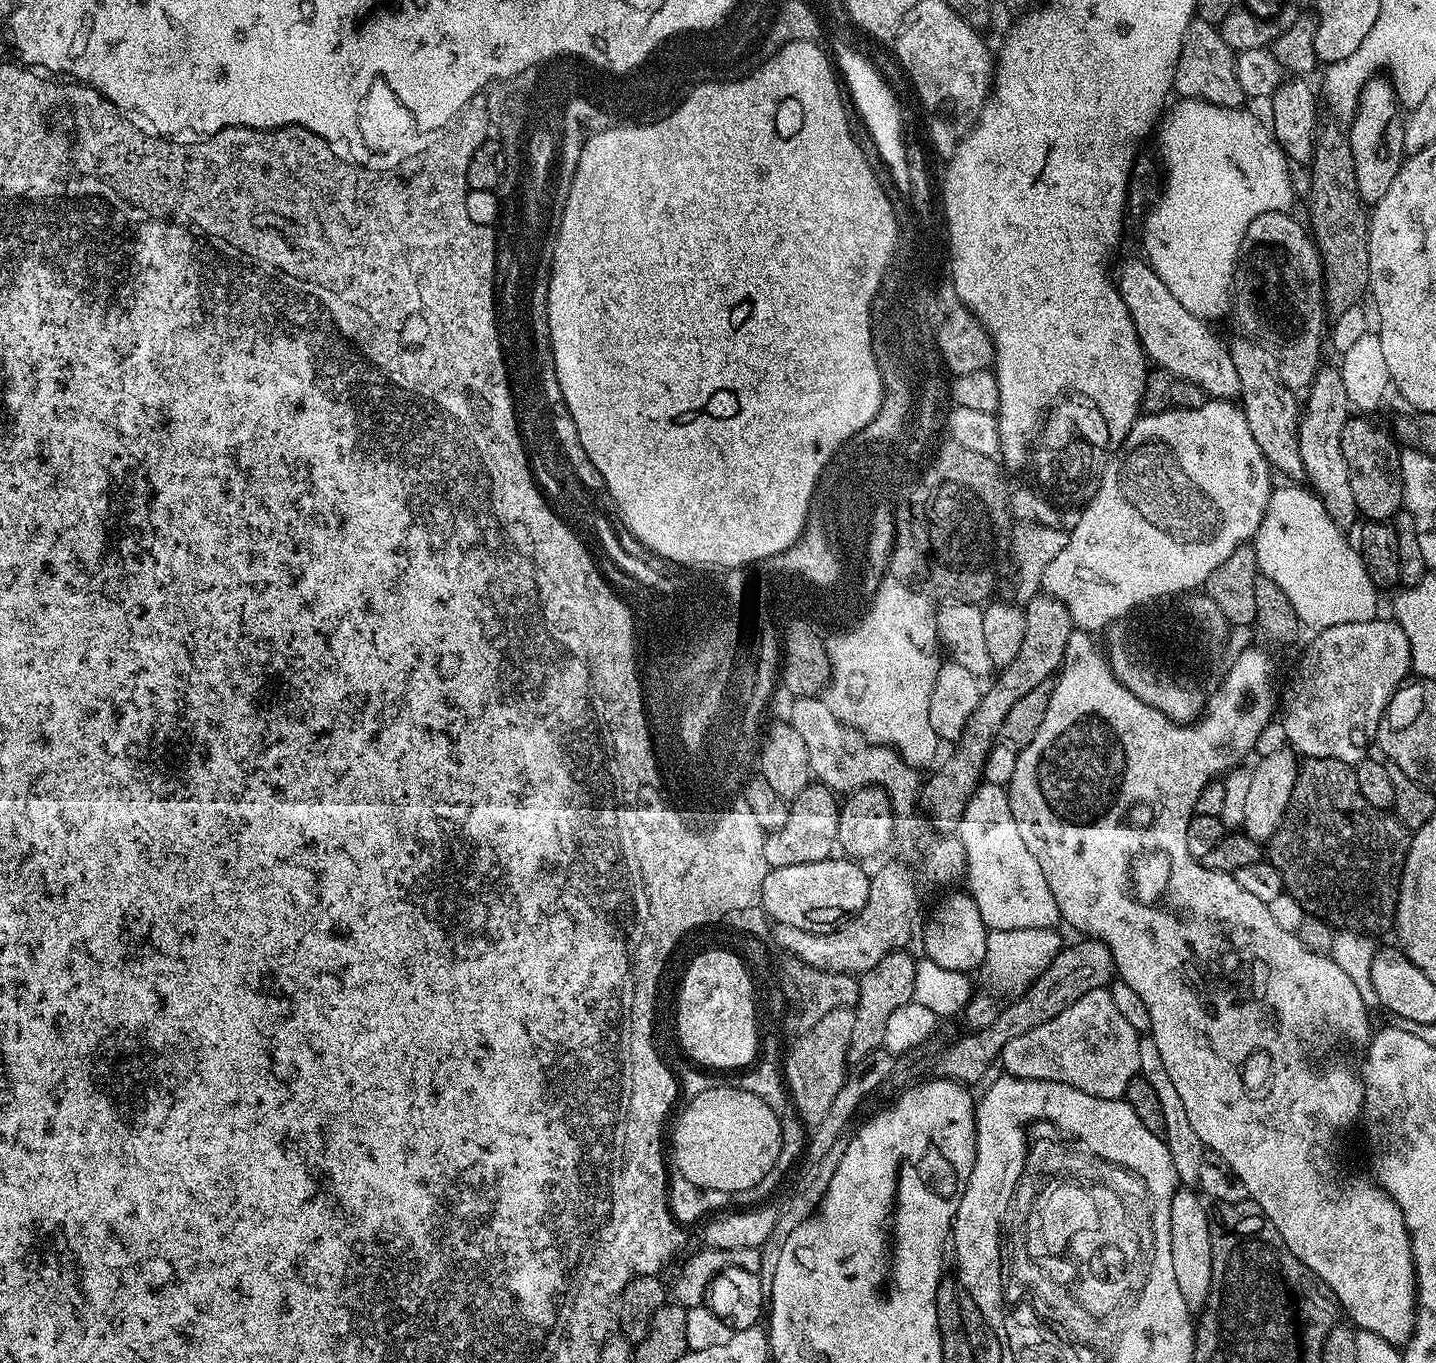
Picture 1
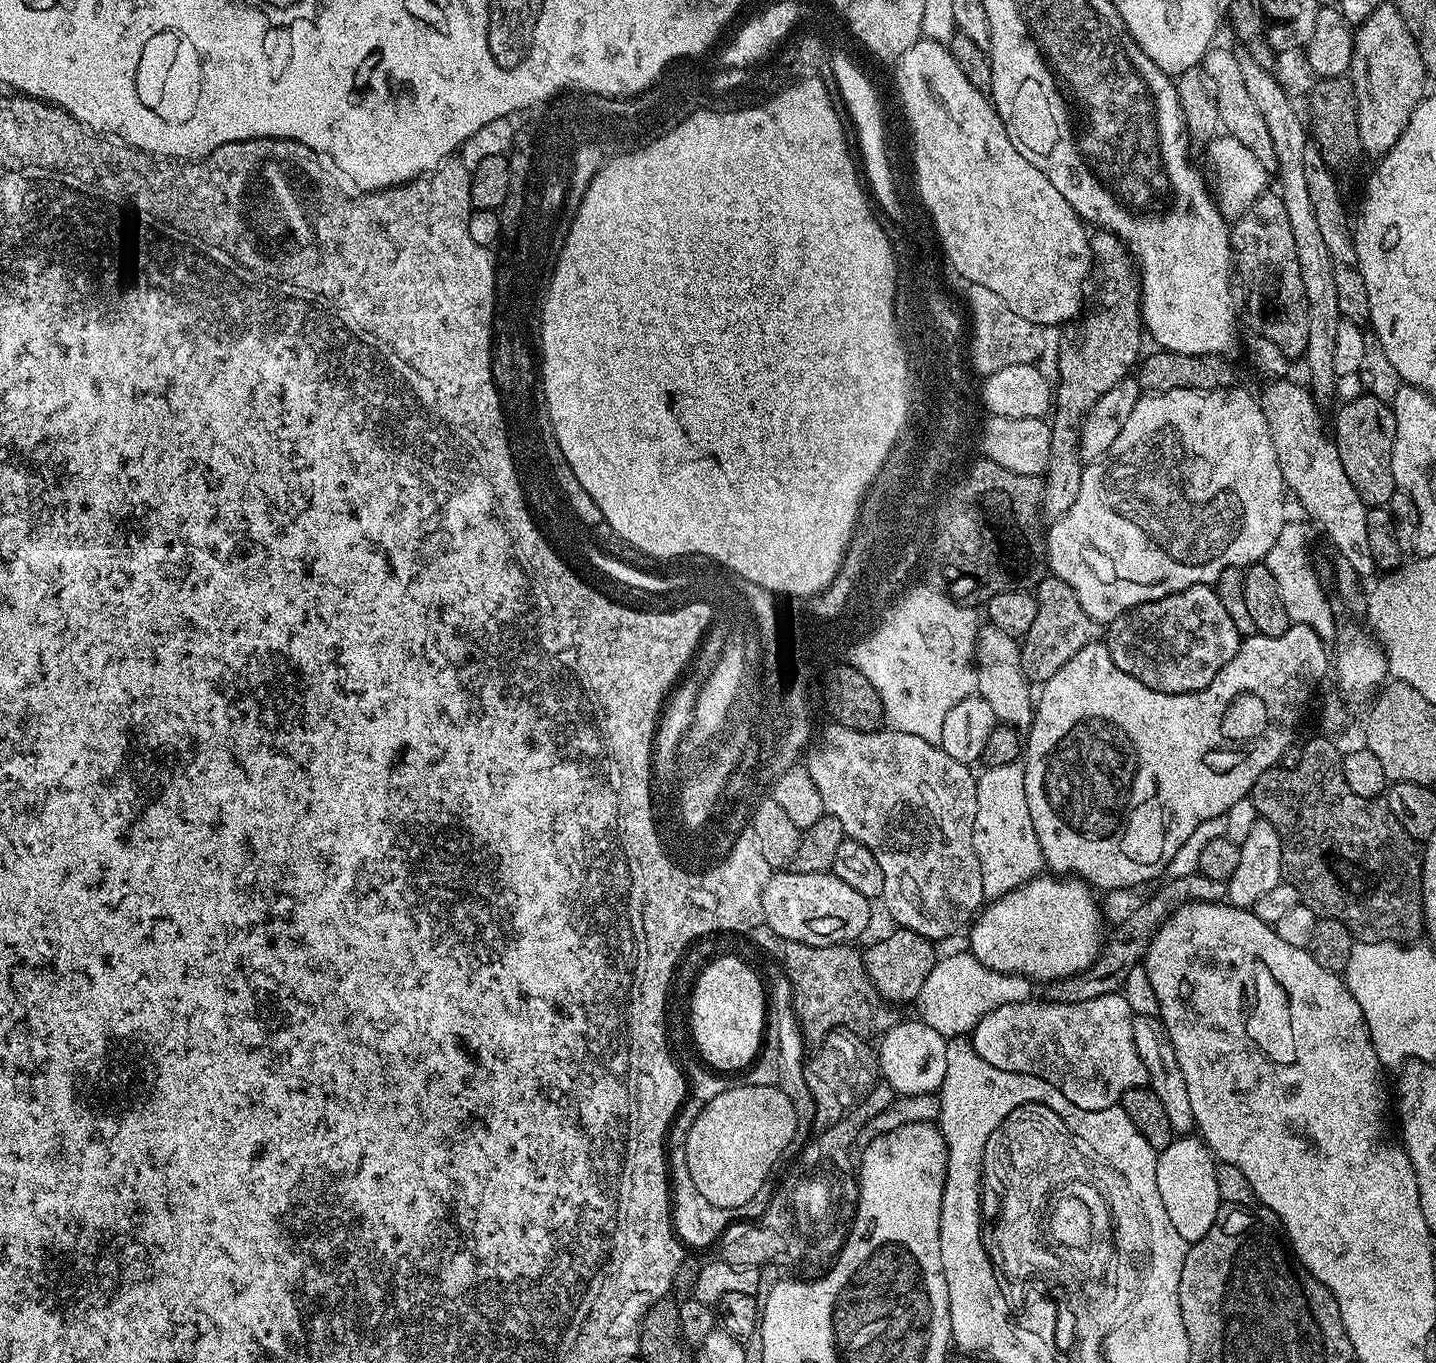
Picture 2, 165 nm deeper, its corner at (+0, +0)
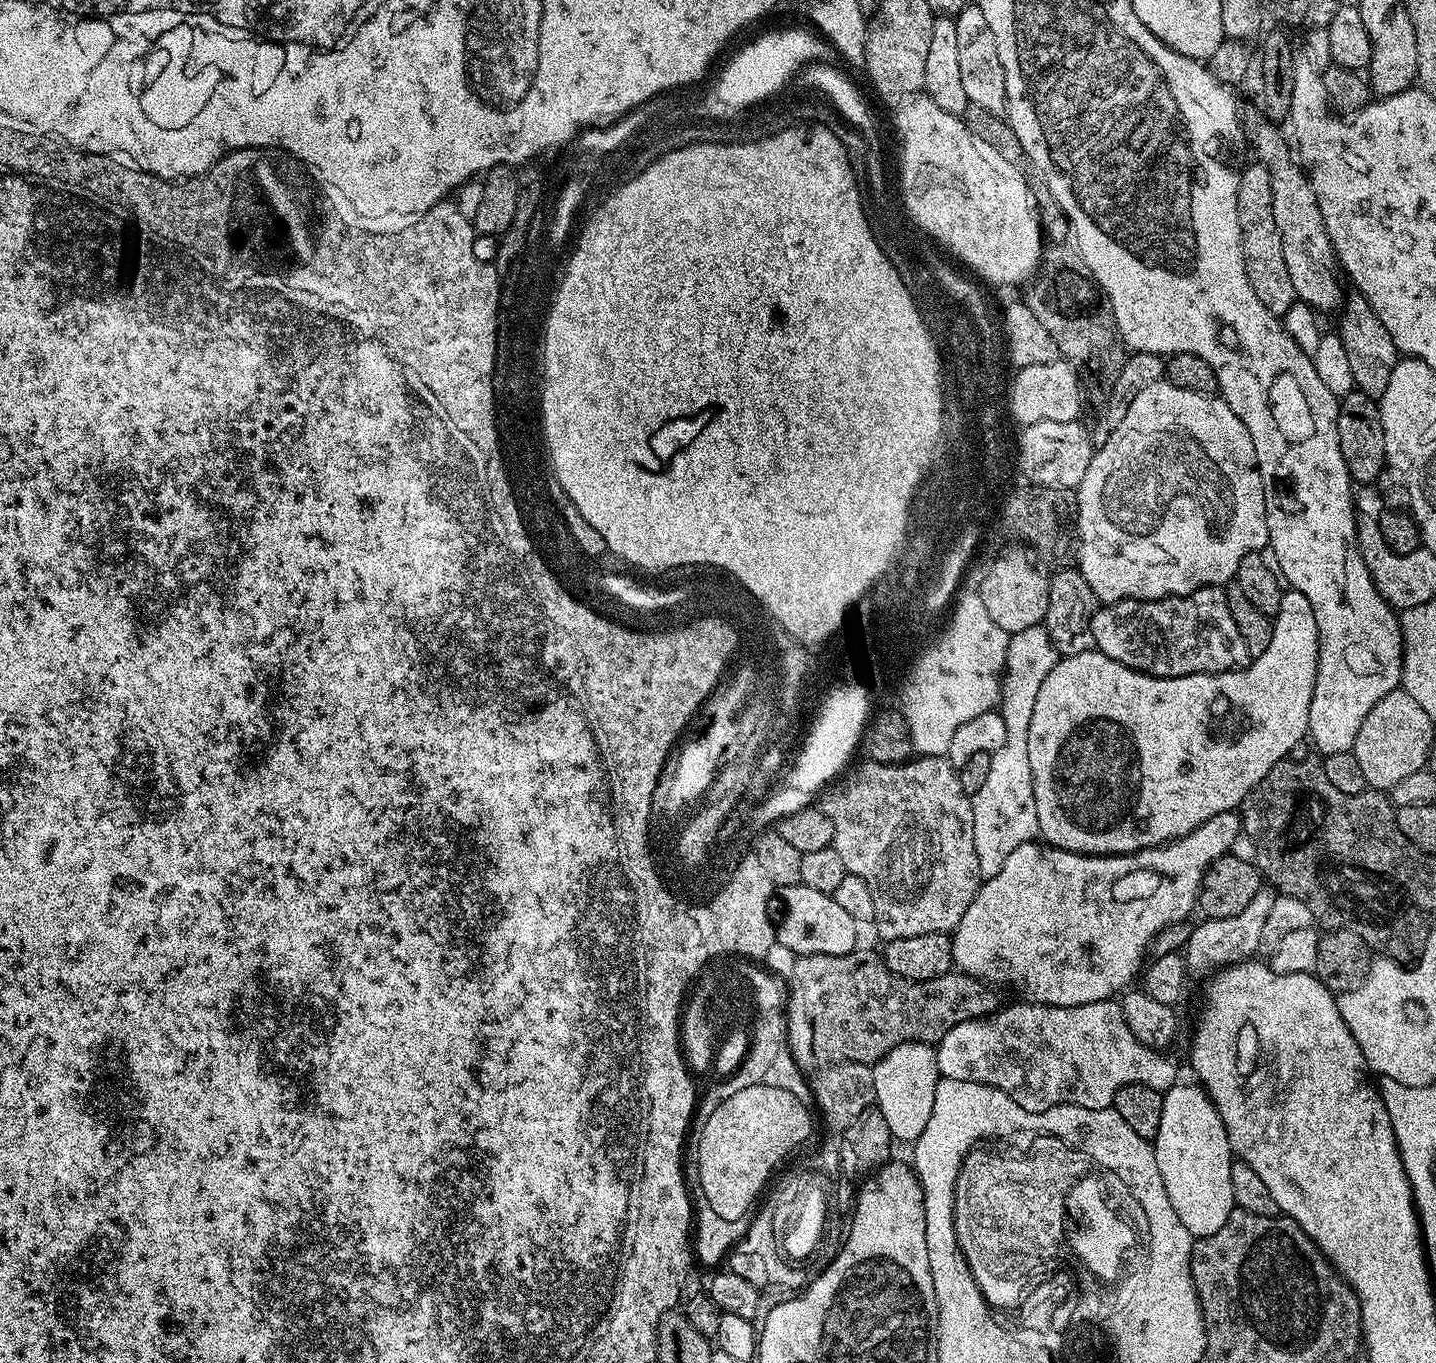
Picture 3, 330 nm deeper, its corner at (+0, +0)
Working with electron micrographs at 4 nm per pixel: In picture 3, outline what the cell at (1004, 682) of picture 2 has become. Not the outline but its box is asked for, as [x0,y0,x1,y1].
[971,624,1057,880]

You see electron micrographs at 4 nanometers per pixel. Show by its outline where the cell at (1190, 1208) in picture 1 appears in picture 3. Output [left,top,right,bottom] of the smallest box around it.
[1154,1082,1236,1238]

